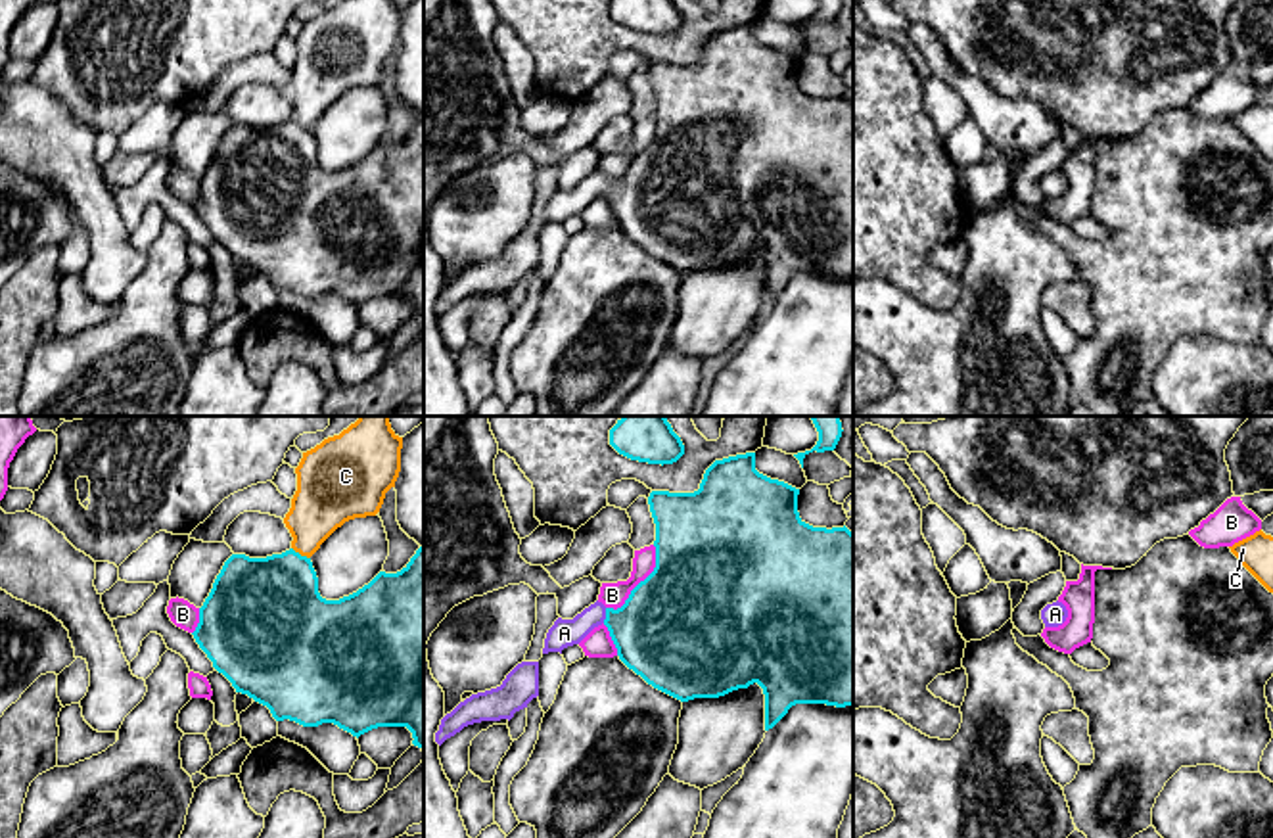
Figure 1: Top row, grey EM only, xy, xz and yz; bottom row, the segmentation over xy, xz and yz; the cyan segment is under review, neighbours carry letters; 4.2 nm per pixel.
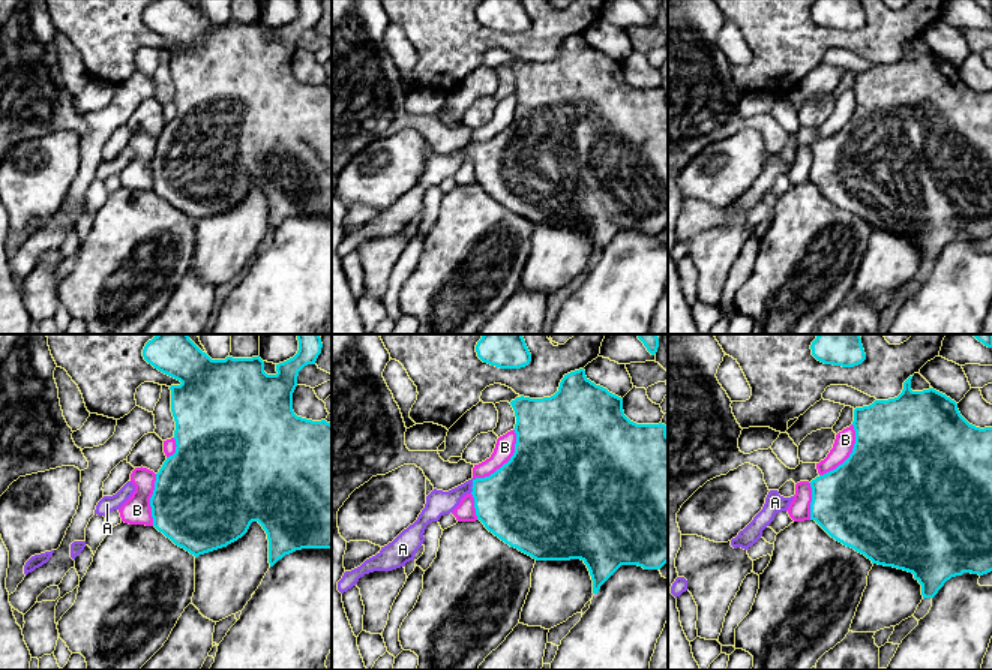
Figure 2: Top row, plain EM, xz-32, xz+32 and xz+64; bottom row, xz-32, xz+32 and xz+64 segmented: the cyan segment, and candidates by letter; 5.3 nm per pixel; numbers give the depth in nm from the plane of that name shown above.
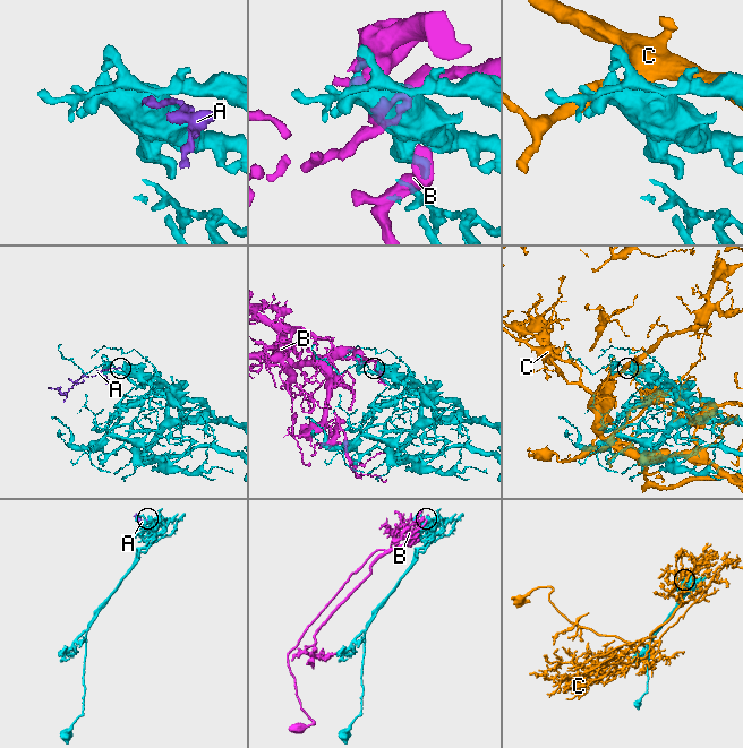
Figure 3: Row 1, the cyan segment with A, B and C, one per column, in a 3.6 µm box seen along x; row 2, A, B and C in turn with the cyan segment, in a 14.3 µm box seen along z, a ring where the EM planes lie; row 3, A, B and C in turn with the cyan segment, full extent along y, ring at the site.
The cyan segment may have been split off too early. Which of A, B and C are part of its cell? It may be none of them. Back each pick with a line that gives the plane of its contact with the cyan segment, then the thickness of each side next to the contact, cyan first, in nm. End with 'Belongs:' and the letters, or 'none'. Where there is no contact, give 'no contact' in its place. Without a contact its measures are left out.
A: xz | 420/120 nm
Belongs: A

